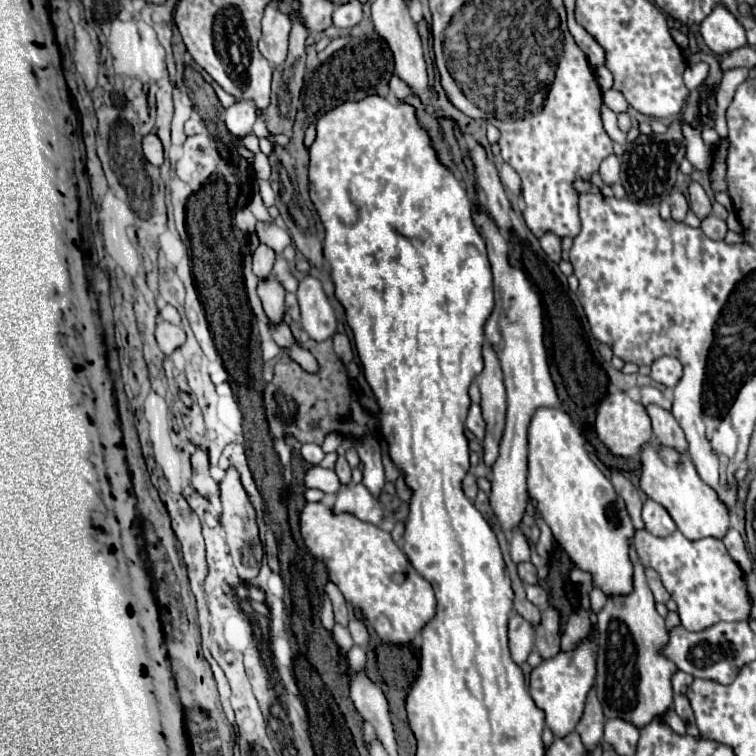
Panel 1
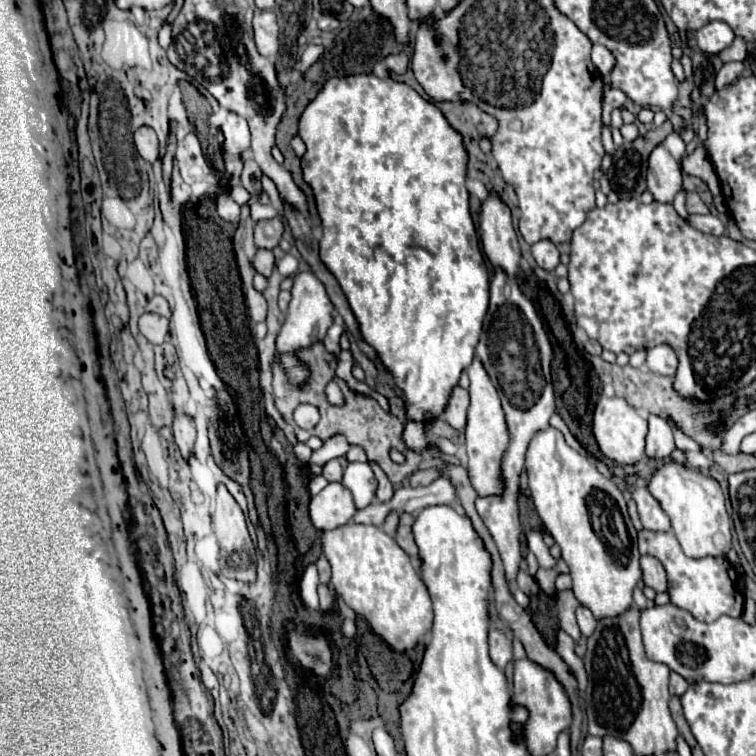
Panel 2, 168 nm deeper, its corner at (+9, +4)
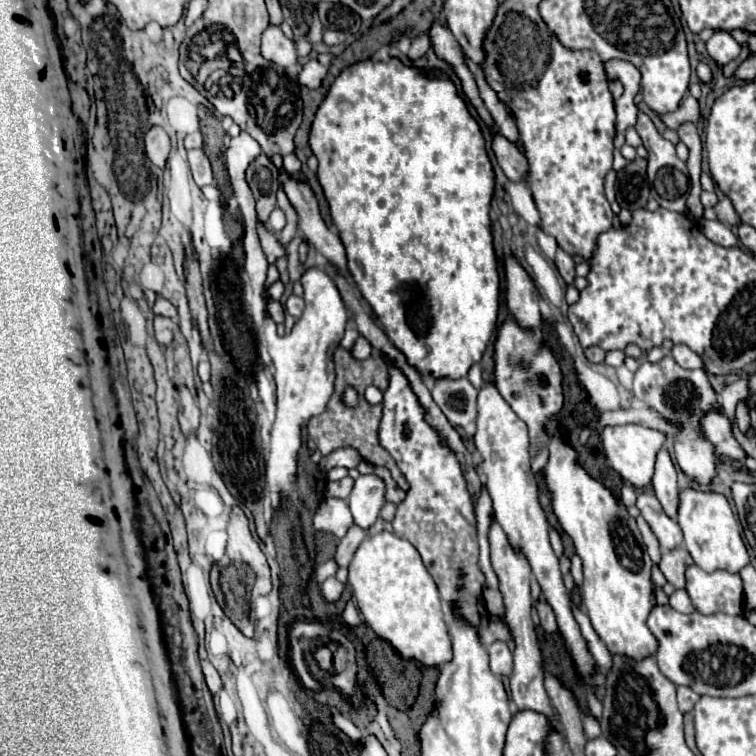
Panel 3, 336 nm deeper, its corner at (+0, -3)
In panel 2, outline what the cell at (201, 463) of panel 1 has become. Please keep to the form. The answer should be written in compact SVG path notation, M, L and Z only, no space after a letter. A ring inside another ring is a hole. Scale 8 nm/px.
M175 415L173 435L175 435L175 443L181 451L181 455L185 459L189 459L189 455L193 451L193 443L195 443L195 425L193 425L193 421L187 415Z

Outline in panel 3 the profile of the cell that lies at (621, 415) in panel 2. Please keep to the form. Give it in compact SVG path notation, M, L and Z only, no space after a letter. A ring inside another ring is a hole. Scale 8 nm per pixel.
M624 424L624 426L604 426L604 430L600 432L600 440L604 446L604 454L606 454L606 462L630 484L634 484L636 488L642 488L646 484L650 484L652 474L654 474L654 458L660 450L660 446L666 442L666 434L652 430L652 428L644 428L640 424Z

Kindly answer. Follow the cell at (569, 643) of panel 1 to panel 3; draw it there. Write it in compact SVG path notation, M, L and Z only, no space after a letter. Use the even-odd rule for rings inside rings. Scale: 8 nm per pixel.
M590 714L585 715L583 727L588 738L598 737L602 733L599 722Z

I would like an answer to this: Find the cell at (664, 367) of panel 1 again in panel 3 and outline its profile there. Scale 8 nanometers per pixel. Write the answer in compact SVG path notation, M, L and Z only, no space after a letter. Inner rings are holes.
M676 344L672 350L670 350L670 356L674 358L674 362L686 370L694 370L694 368L702 368L702 362L700 362L700 356L698 354L692 354L692 350L688 350L688 346L680 346Z

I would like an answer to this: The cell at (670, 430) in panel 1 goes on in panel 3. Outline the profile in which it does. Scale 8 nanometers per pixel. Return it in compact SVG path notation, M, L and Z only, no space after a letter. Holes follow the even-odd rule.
M662 446L656 456L656 470L654 470L652 486L664 512L674 520L676 510L678 510L678 484L676 484L676 466L666 446Z

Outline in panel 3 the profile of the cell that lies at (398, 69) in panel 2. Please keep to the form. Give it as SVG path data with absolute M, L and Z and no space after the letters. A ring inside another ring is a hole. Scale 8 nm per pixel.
M422 34L417 36L411 44L410 50L408 52L408 58L411 61L415 61L421 58L427 50L430 48L431 42L428 34Z

